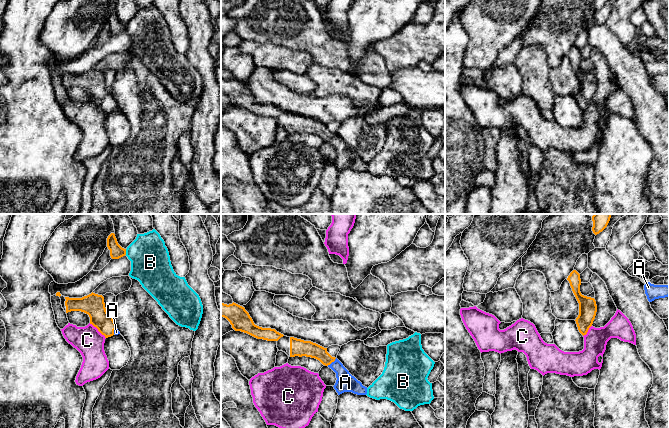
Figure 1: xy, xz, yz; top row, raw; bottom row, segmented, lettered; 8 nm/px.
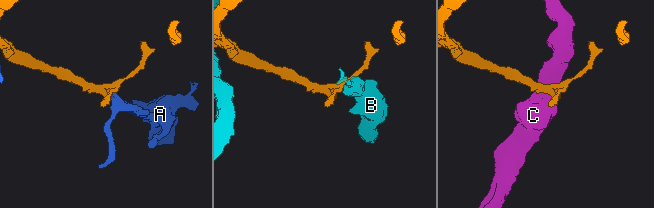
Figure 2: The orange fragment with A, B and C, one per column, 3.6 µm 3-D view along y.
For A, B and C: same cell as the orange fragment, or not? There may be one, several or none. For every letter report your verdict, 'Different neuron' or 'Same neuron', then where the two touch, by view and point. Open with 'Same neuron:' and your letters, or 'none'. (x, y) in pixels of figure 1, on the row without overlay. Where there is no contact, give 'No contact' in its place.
Same neuron: A
A: Same neuron. Touches orange at xz (331, 138)
B: Different neuron. Touches orange at xy (125, 28)
C: Different neuron. Touches orange at xy (98, 106)

